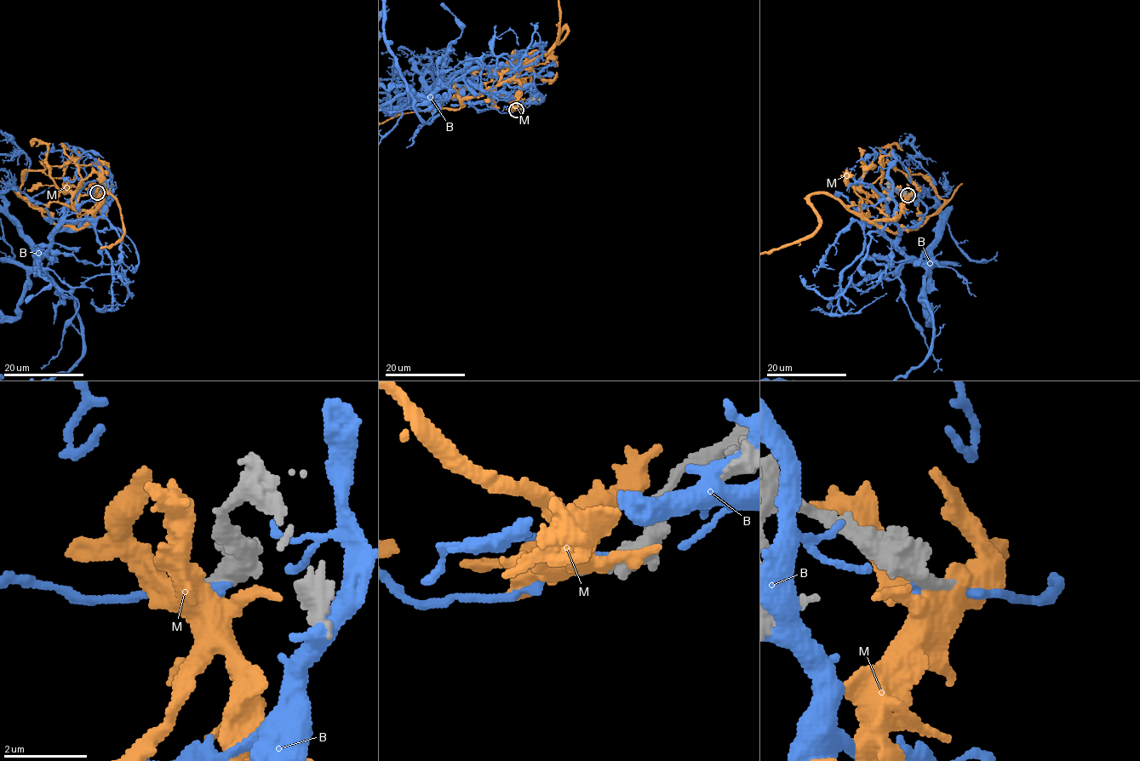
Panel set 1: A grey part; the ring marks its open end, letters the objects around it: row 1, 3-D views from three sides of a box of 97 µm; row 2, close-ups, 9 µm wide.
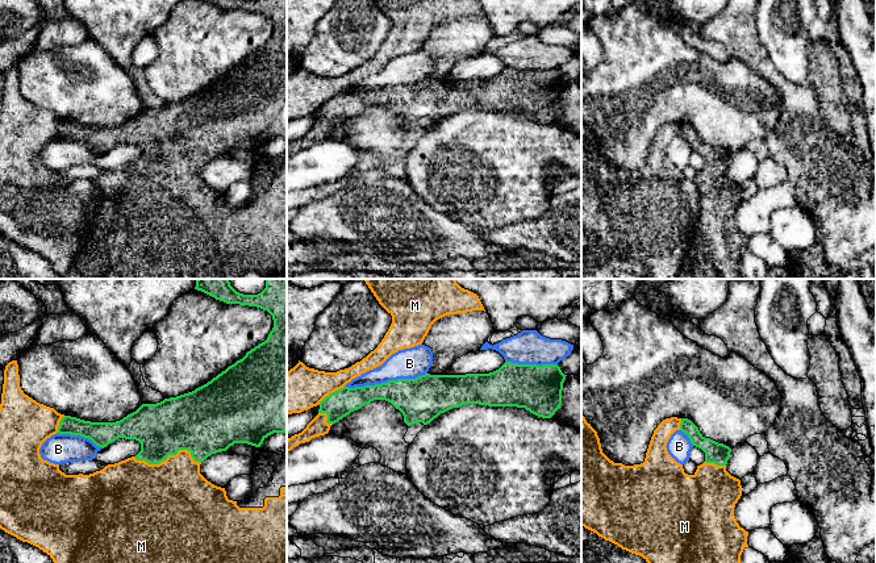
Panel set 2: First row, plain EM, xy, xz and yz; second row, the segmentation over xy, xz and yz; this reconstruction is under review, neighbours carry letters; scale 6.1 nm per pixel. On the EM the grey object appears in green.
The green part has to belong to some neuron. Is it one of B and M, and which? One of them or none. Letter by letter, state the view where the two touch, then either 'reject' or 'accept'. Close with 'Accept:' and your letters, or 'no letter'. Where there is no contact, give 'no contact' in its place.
B: contact in xz; reject
M: contact in xy; accept
Accept: M

